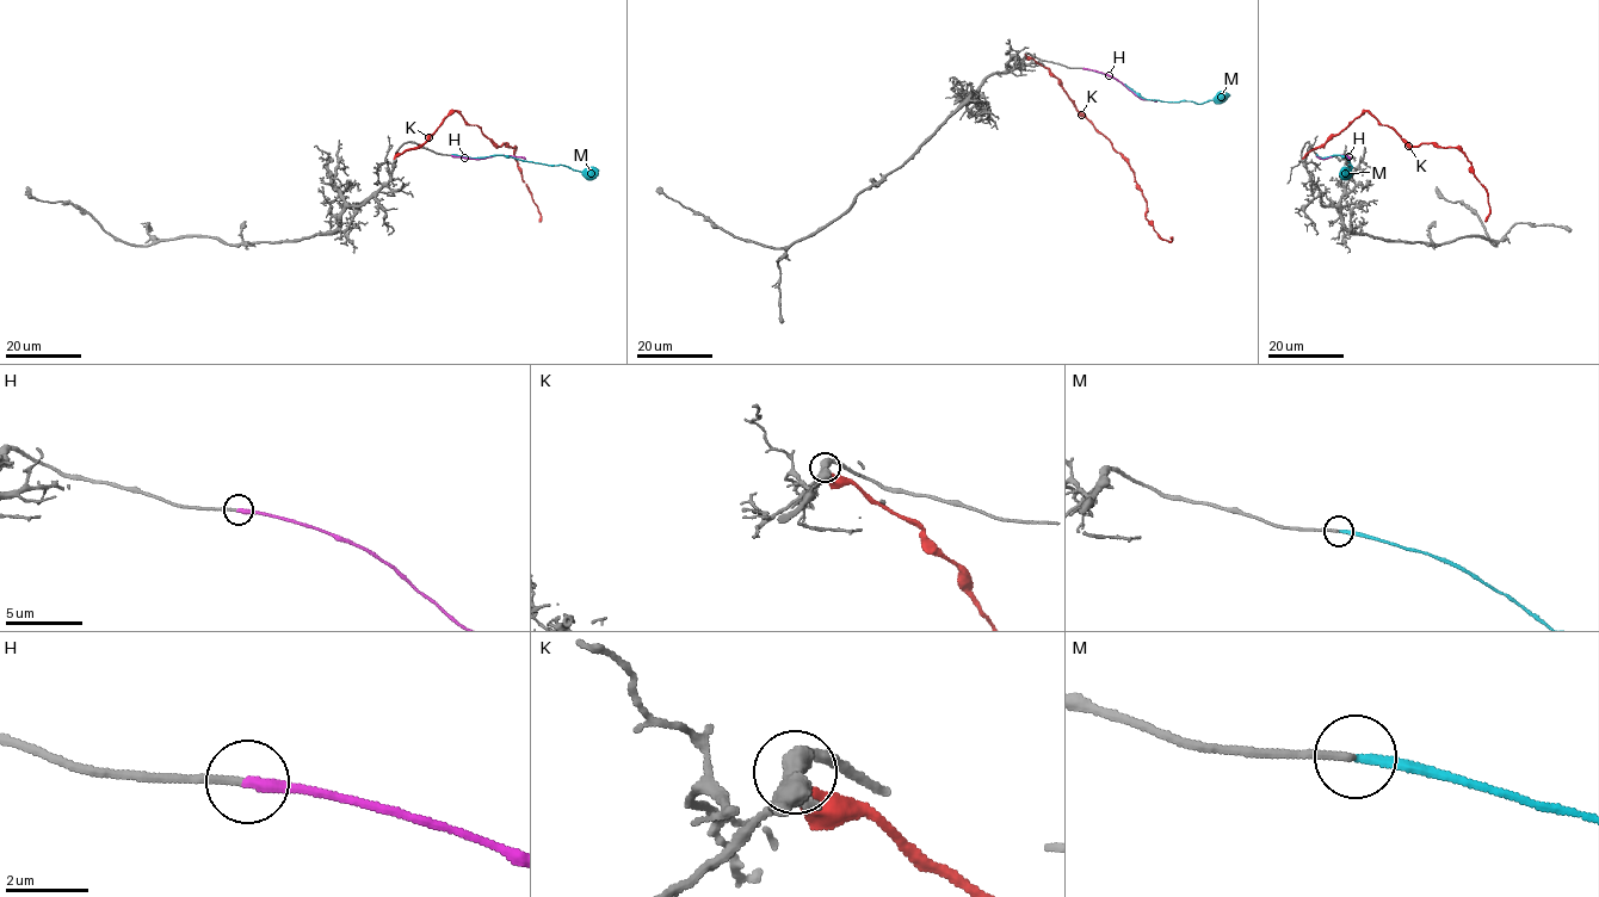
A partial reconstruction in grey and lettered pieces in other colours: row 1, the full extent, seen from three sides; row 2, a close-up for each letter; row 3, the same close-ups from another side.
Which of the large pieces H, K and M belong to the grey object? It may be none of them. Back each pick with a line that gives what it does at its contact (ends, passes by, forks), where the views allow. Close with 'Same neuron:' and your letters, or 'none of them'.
H: it ends
Same neuron: H

